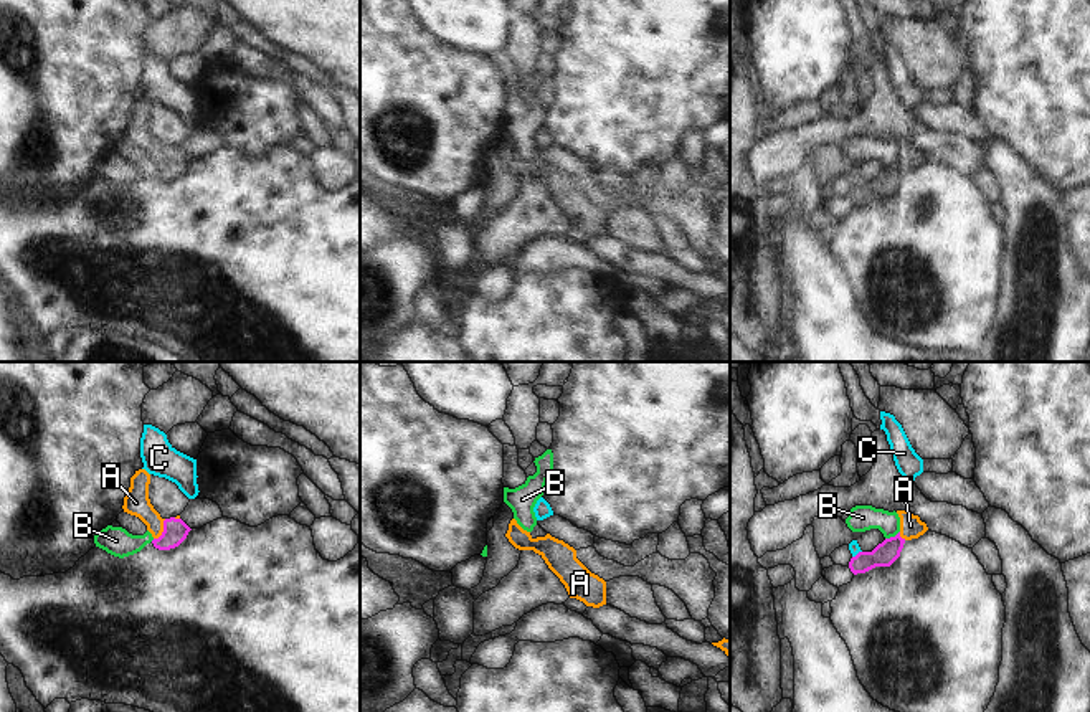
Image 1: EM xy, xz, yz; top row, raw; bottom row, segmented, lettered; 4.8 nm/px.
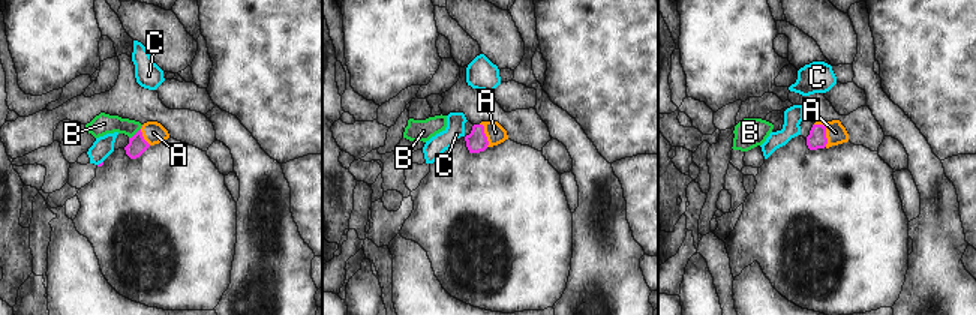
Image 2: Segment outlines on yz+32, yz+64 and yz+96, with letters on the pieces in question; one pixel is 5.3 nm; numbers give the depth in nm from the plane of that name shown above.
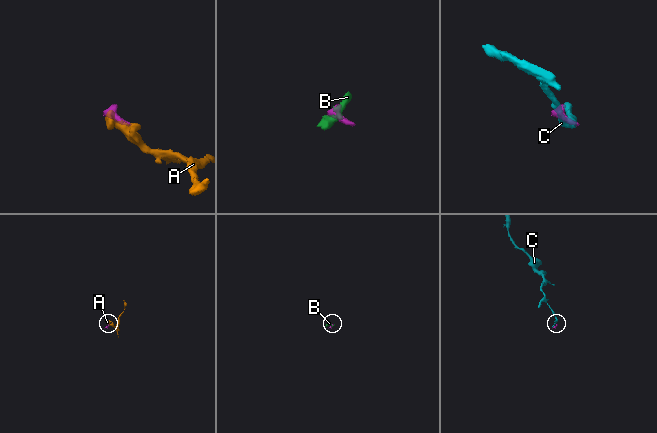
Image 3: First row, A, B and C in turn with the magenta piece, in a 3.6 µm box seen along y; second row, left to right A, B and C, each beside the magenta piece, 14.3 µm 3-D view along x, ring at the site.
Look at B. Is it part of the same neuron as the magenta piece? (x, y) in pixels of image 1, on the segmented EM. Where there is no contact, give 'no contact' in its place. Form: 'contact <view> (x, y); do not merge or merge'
contact yz (892, 537); do not merge

